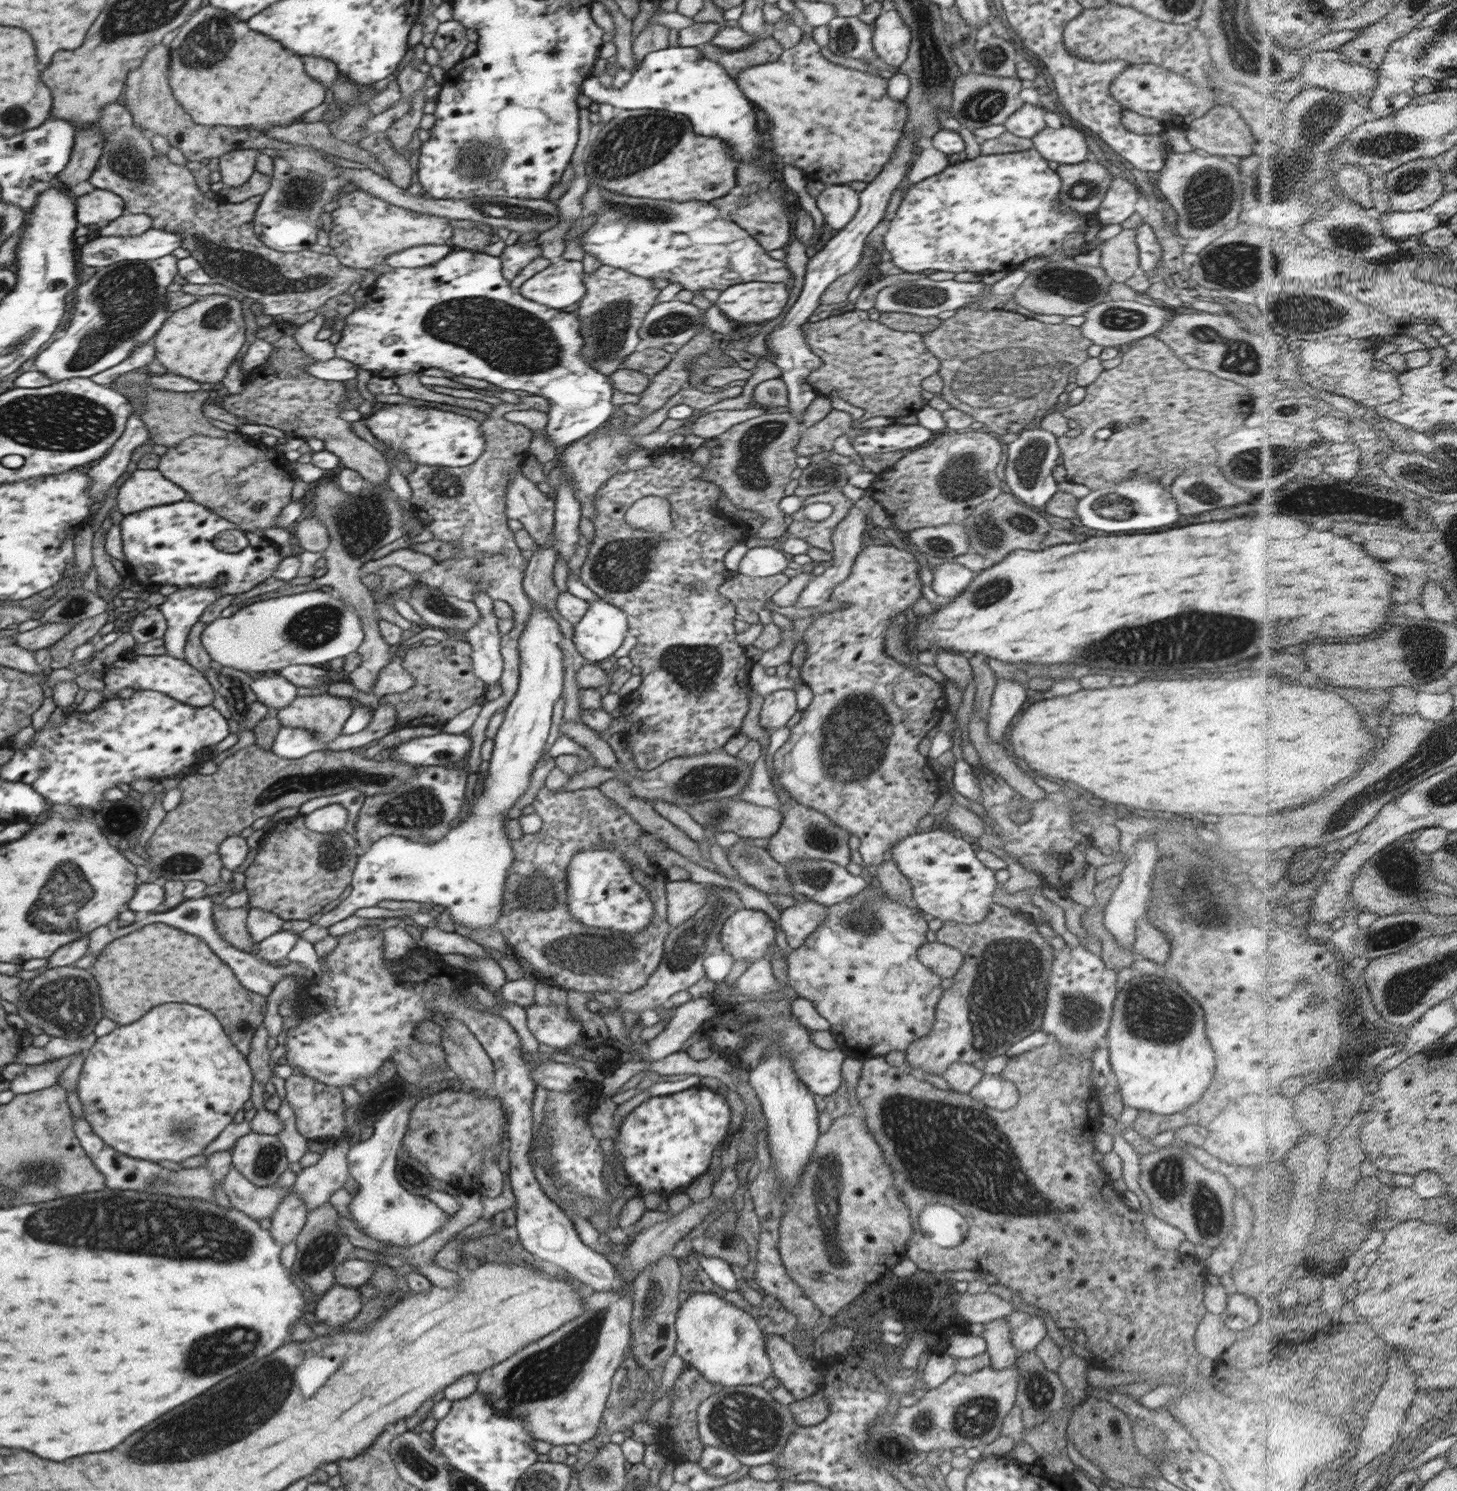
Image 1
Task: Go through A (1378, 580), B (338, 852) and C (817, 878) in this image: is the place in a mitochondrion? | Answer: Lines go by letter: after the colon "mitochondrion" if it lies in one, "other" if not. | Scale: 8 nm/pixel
A: other
B: mitochondrion
C: mitochondrion

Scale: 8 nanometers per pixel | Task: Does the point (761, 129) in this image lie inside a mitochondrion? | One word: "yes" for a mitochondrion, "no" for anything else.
no

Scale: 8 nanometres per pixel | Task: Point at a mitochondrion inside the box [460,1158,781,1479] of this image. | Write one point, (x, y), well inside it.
(551, 1373)

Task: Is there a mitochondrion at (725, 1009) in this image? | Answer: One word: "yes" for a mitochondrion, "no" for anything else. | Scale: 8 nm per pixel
no

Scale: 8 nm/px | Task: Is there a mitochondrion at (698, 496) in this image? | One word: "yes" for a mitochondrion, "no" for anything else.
no

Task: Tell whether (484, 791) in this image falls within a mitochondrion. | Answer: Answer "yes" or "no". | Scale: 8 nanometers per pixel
no

